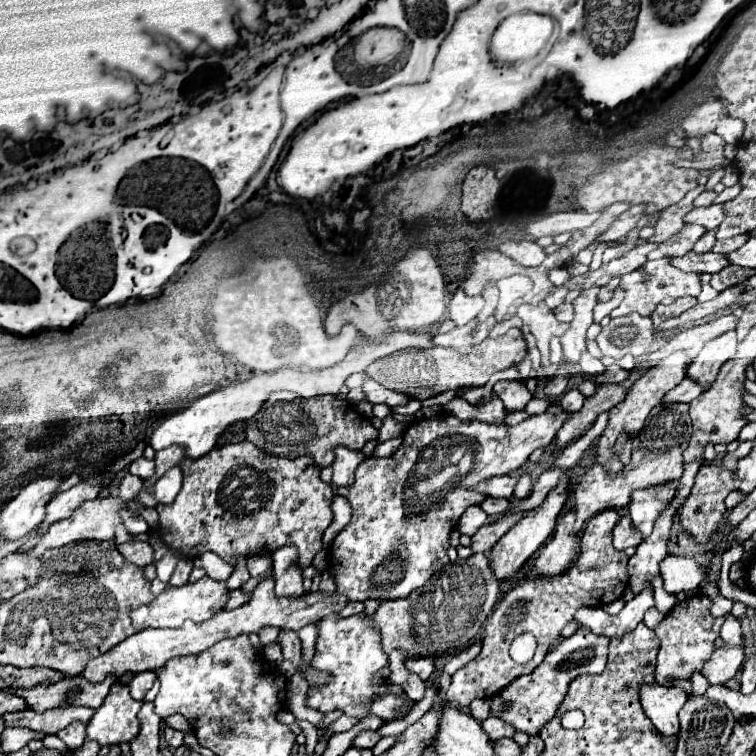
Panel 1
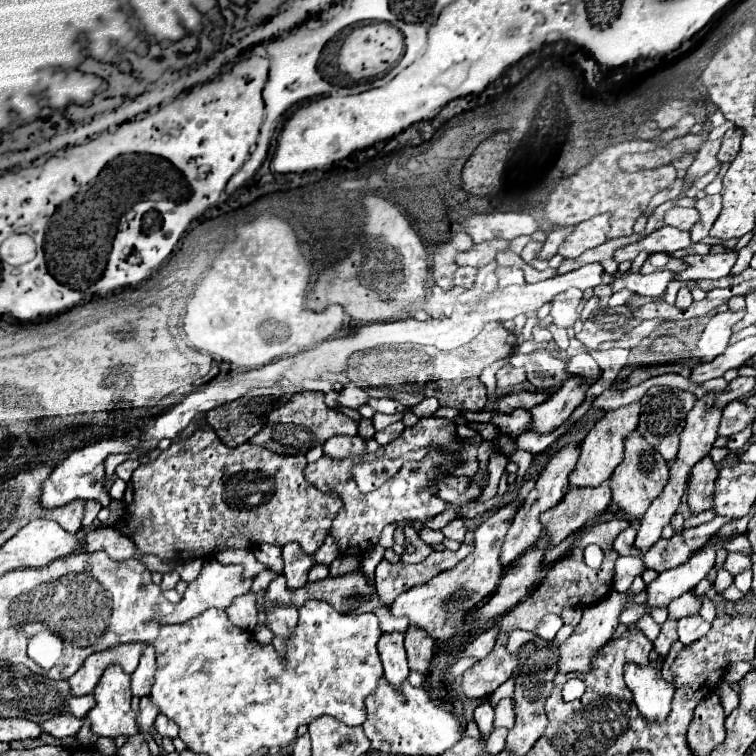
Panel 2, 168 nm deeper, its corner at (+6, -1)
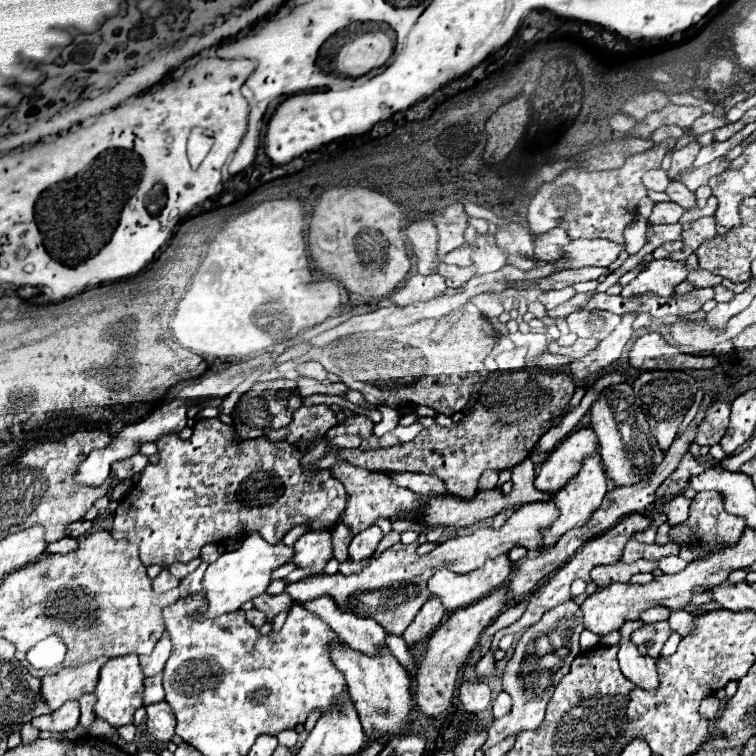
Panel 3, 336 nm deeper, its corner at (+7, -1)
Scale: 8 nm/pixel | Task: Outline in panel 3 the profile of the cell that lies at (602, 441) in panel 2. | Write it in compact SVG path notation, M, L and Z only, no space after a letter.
M594 452L592 456L586 456L584 462L582 462L582 468L580 472L568 480L568 484L558 490L554 494L554 500L560 508L560 516L554 520L554 524L550 526L550 530L544 534L544 546L550 548L554 546L554 542L566 532L566 530L572 530L572 528L578 528L578 526L584 526L586 520L590 518L590 514L600 506L602 498L606 496L606 490L608 490L608 478L604 474L604 464L602 464L602 458L598 456L598 452Z

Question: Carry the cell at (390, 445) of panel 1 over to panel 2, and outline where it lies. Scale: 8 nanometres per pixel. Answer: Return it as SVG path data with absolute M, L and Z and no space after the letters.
M333 436L333 438L329 438L325 444L323 444L323 450L325 450L325 454L329 454L331 458L345 458L345 456L349 456L349 454L353 454L353 452L373 452L373 450L377 450L379 448L379 444L371 438L371 440L365 440L365 438L361 438L361 436Z

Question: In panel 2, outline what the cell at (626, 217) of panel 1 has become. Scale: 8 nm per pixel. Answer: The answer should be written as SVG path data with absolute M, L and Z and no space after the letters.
M605 214L593 216L585 222L581 222L573 228L573 232L559 246L559 254L563 258L577 258L585 250L603 244L607 240L605 238L607 230L609 230L609 216L605 216Z

